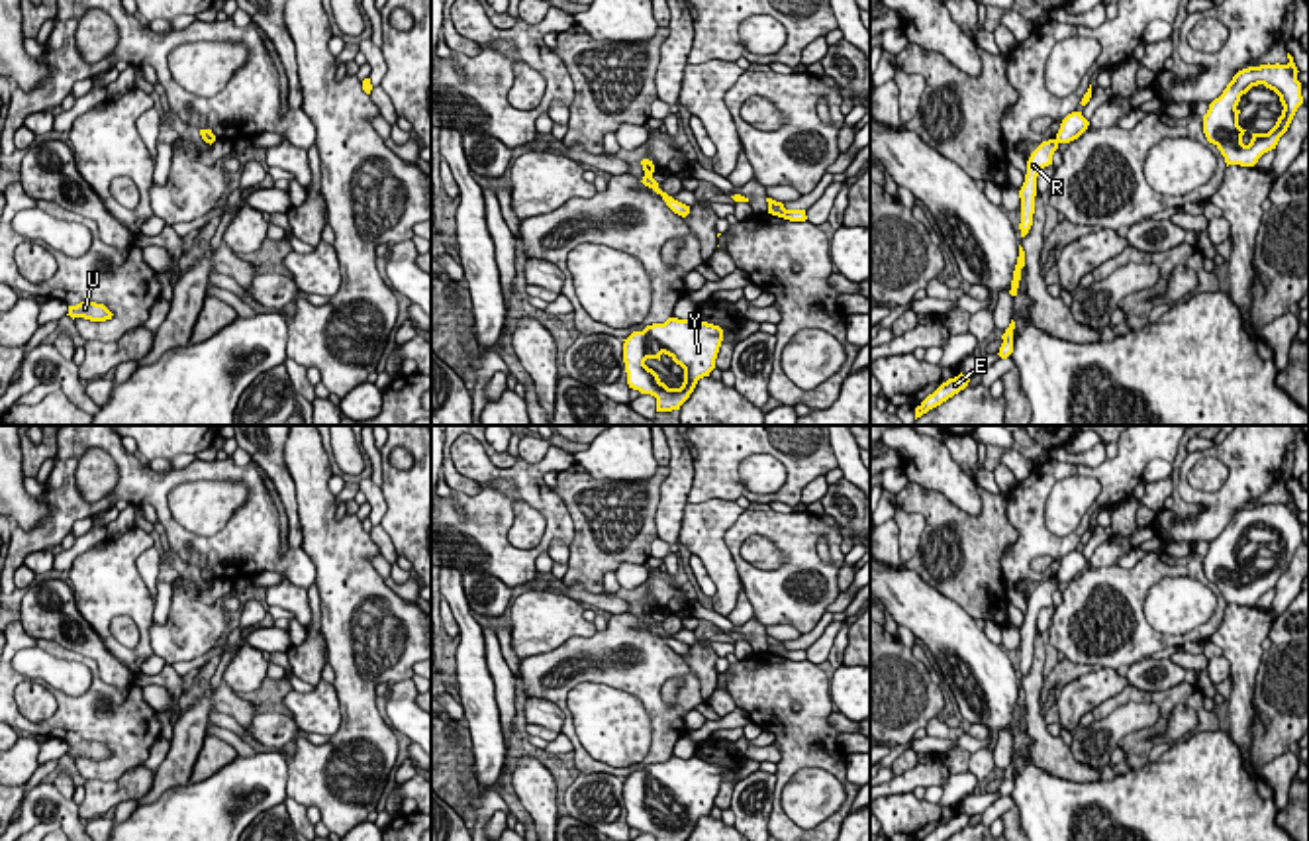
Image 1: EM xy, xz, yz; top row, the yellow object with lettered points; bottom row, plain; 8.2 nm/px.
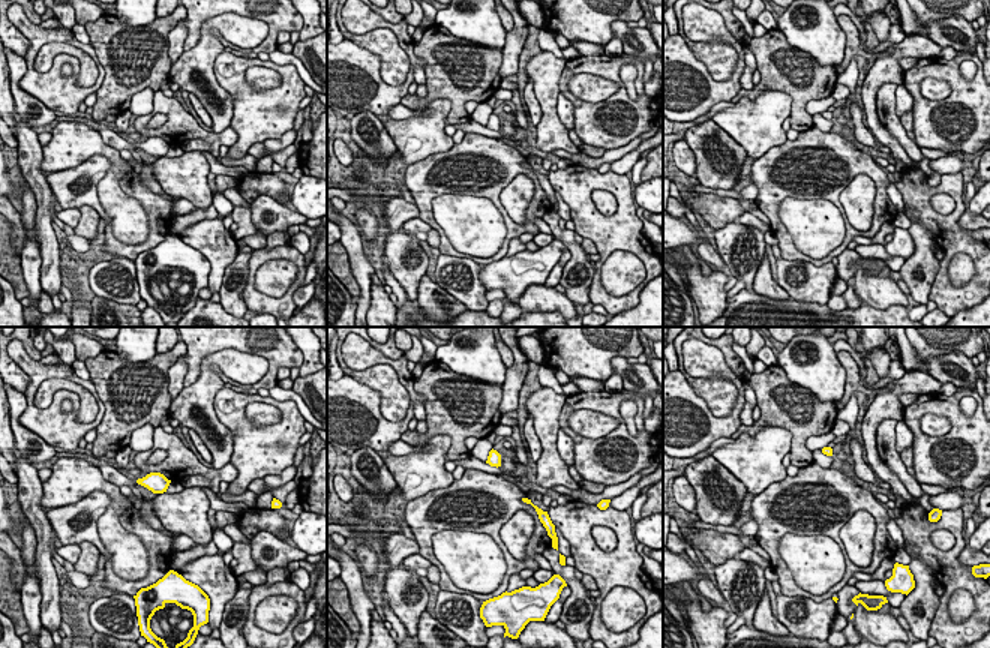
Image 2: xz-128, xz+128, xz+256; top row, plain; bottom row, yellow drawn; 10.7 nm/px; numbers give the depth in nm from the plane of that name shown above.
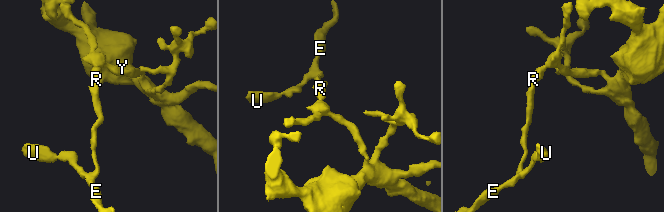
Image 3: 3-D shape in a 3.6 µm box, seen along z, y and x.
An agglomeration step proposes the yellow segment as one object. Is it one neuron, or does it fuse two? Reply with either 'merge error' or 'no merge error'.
merge error

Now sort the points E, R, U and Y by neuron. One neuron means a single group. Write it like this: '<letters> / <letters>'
E R U / Y

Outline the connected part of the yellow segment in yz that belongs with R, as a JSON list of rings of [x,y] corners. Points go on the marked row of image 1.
[[[1056,139],[1042,141],[1029,157],[1027,161],[1027,174],[1025,182],[1019,190],[1021,198],[1021,237],[1025,237],[1033,225],[1033,214],[1035,214],[1035,196],[1037,196],[1037,176],[1039,173],[1052,165],[1052,155],[1058,149]]]

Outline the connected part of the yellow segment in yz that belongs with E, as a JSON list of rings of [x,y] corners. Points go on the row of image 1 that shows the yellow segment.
[[[958,374],[954,378],[948,378],[946,382],[943,382],[933,394],[929,394],[917,408],[915,408],[915,420],[921,418],[923,414],[927,414],[929,410],[941,406],[943,402],[946,402],[948,398],[952,398],[954,394],[958,394],[960,390],[964,390],[970,382],[968,374]]]

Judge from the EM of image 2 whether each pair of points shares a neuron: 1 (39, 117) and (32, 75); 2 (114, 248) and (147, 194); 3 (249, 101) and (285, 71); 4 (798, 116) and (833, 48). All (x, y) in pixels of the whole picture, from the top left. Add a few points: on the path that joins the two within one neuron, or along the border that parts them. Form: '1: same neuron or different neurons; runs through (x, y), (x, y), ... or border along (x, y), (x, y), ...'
1: different neurons; border along (27, 63), (20, 86), (54, 111)
2: same neuron; runs through (135, 249), (143, 248), (155, 236), (155, 215)
3: same neuron; runs through (261, 101), (270, 101), (285, 83)
4: different neurons; border along (794, 47), (809, 53), (822, 65), (834, 66)

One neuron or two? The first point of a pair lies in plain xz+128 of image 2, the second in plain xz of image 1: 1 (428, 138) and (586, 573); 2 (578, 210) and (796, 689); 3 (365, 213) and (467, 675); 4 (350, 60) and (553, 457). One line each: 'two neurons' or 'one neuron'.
1: two neurons
2: one neuron
3: one neuron
4: one neuron

